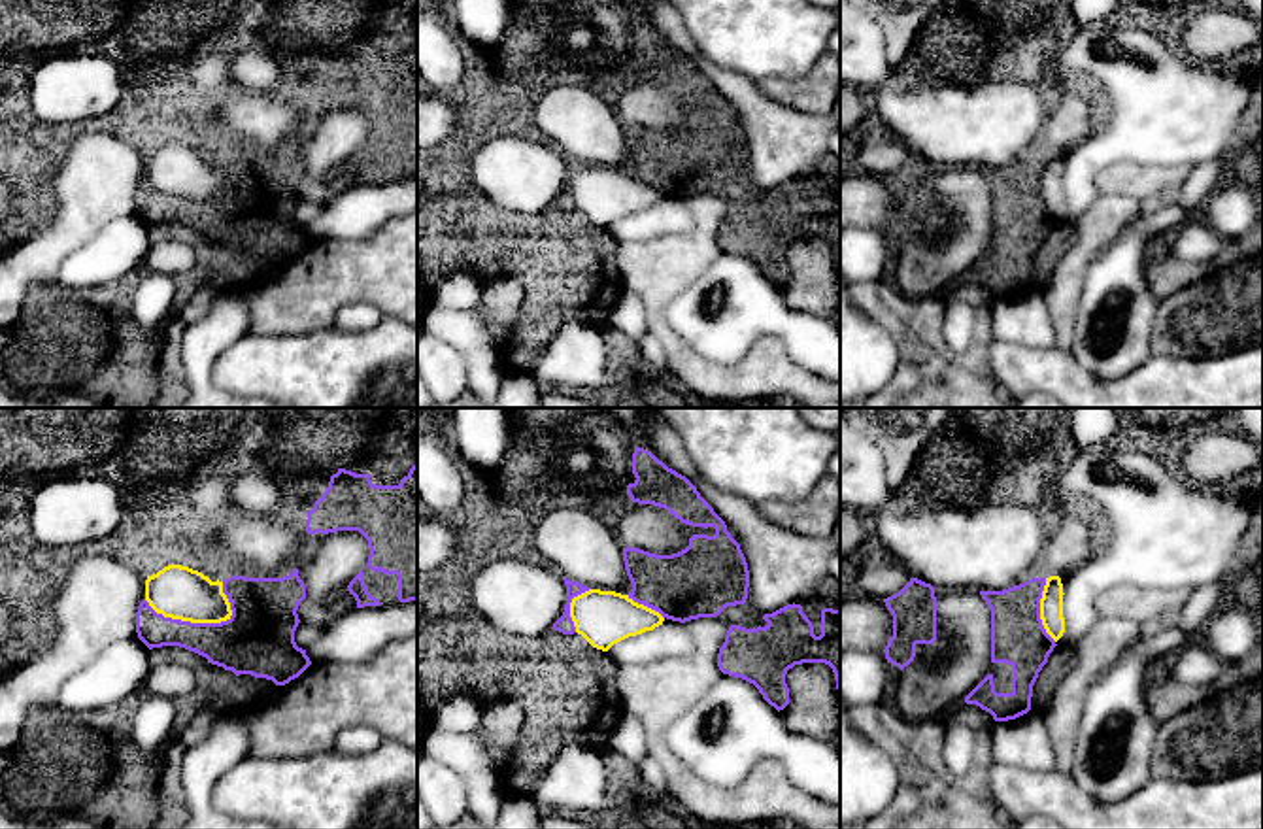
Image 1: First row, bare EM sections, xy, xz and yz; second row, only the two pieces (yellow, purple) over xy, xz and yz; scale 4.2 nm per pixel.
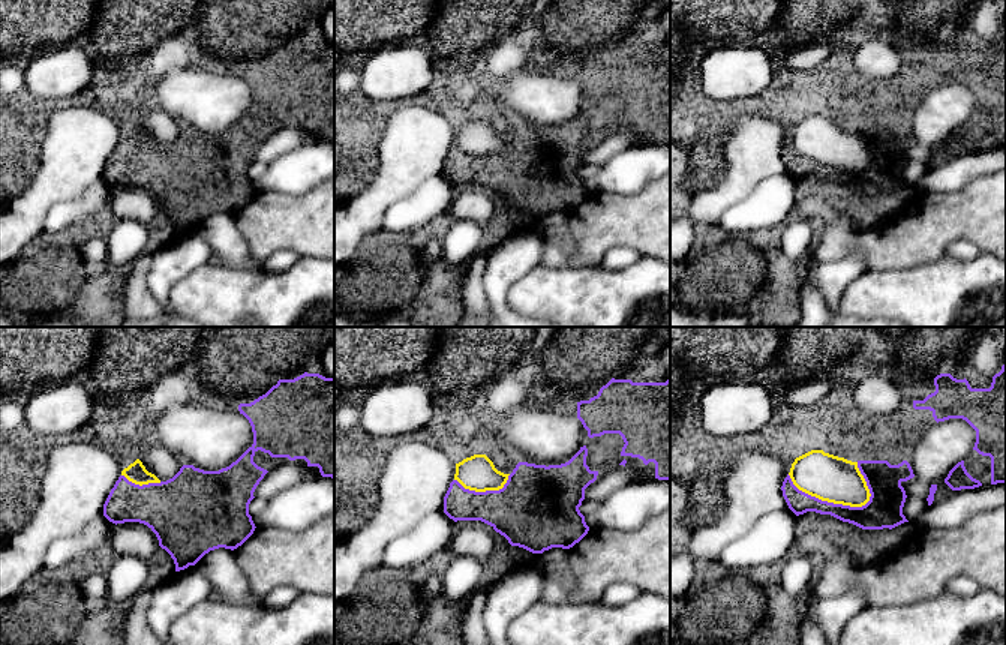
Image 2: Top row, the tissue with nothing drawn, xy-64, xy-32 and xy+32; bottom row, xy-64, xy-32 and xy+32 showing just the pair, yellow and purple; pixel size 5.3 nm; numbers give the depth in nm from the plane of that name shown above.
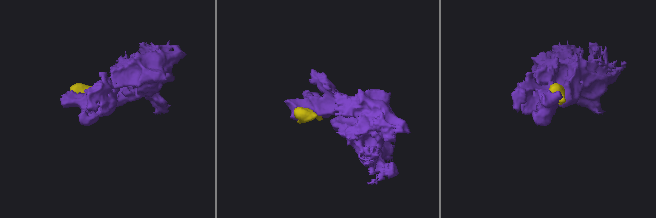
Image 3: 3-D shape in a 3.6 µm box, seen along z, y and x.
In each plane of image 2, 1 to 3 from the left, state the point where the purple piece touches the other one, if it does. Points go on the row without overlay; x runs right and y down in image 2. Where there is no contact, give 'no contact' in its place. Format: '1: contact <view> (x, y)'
1: contact xy-64 (141, 149)
2: contact xy-32 (485, 155)
3: contact xy+32 (829, 165)

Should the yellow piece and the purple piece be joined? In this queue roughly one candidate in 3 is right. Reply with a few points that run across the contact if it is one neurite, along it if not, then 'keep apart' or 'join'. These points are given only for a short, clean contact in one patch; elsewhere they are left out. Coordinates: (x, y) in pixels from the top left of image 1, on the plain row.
keep apart

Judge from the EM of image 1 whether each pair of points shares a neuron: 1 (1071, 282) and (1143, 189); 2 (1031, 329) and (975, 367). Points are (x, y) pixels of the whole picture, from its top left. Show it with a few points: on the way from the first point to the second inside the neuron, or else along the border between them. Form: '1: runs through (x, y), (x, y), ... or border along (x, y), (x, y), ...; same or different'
1: runs through (1078, 255), (1101, 219), (1116, 204); same
2: border along (997, 299), (992, 310), (992, 338); different

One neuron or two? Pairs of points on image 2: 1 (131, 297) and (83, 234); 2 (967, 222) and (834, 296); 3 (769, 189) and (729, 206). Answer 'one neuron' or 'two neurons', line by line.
1: two neurons
2: two neurons
3: one neuron

